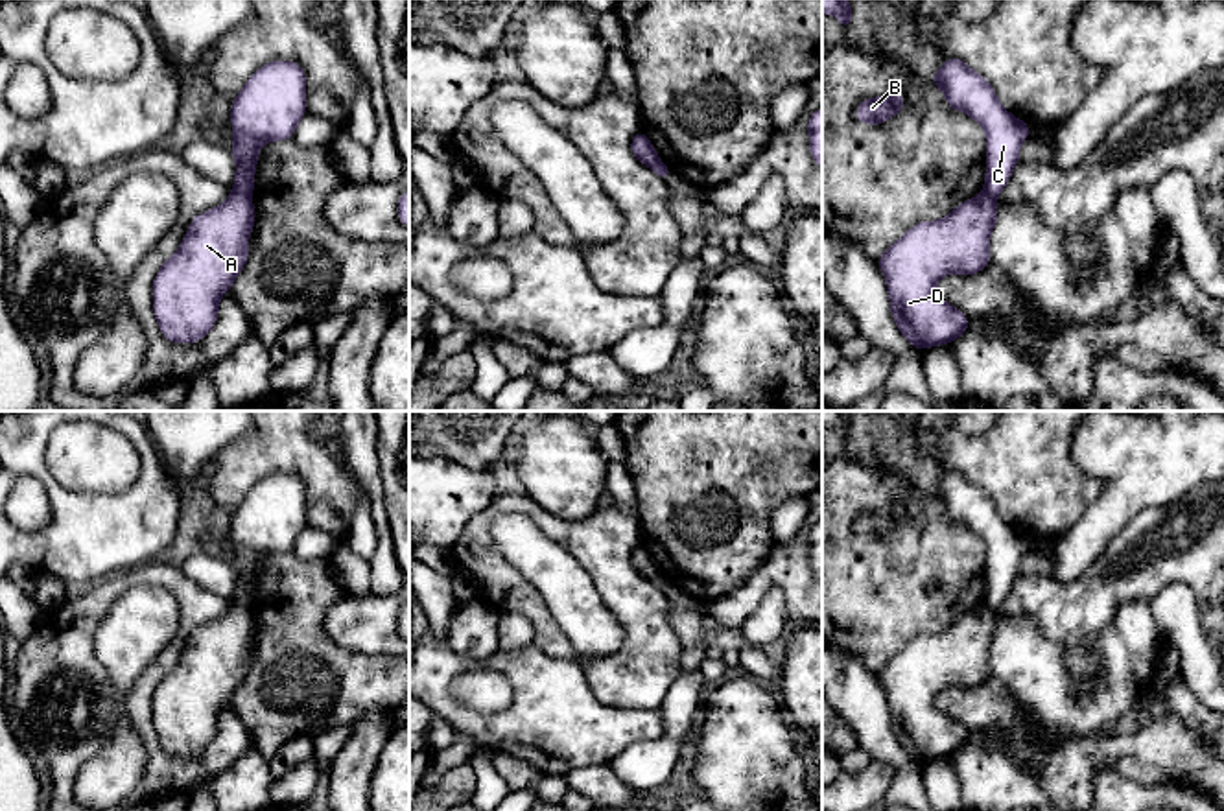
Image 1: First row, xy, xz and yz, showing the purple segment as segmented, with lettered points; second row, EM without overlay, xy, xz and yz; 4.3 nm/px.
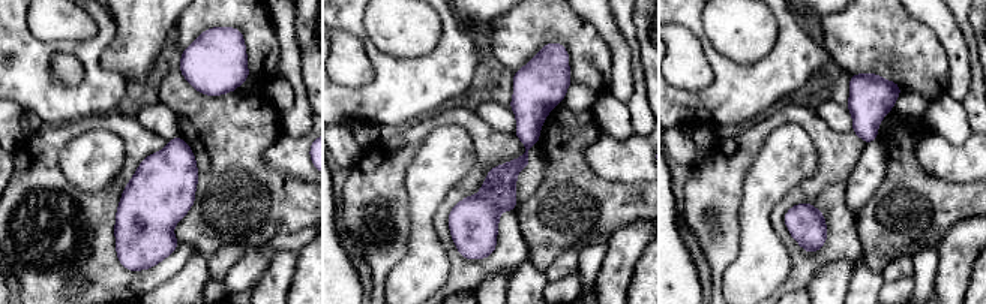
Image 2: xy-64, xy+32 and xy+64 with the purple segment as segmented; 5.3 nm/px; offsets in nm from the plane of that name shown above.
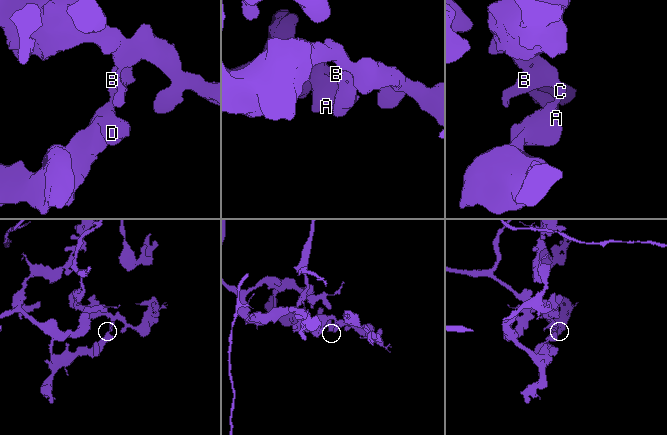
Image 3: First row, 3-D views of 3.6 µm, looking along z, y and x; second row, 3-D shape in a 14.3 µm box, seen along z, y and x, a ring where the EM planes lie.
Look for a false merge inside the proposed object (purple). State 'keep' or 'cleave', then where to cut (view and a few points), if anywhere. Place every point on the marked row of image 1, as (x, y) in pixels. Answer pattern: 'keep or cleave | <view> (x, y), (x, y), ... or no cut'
cleave | xy (233, 187), (249, 196)

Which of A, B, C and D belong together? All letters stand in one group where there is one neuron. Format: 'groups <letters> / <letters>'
groups A D / B C

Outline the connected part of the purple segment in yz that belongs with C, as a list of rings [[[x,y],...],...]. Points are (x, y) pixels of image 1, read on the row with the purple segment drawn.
[[[959,57],[947,59],[929,79],[944,92],[949,109],[966,112],[984,129],[984,190],[997,197],[1019,162],[1019,147],[1032,129],[1012,116],[999,103],[992,85]]]

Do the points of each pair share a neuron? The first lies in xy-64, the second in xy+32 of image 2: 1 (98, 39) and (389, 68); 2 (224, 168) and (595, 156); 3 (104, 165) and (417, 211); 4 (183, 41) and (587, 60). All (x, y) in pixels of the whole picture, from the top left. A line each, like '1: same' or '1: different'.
1: same
2: different
3: same
4: same

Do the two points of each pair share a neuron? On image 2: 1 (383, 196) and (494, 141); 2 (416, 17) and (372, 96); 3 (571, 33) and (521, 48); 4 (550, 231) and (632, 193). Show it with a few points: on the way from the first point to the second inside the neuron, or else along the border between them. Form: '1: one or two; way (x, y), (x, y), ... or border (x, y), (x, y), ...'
1: one; way (389, 162), (431, 122), (437, 119), (459, 119)
2: two; border (366, 33), (390, 54), (420, 57), (429, 51)
3: one; way (559, 33), (536, 33), (533, 36)
4: one; way (571, 210), (611, 205)

